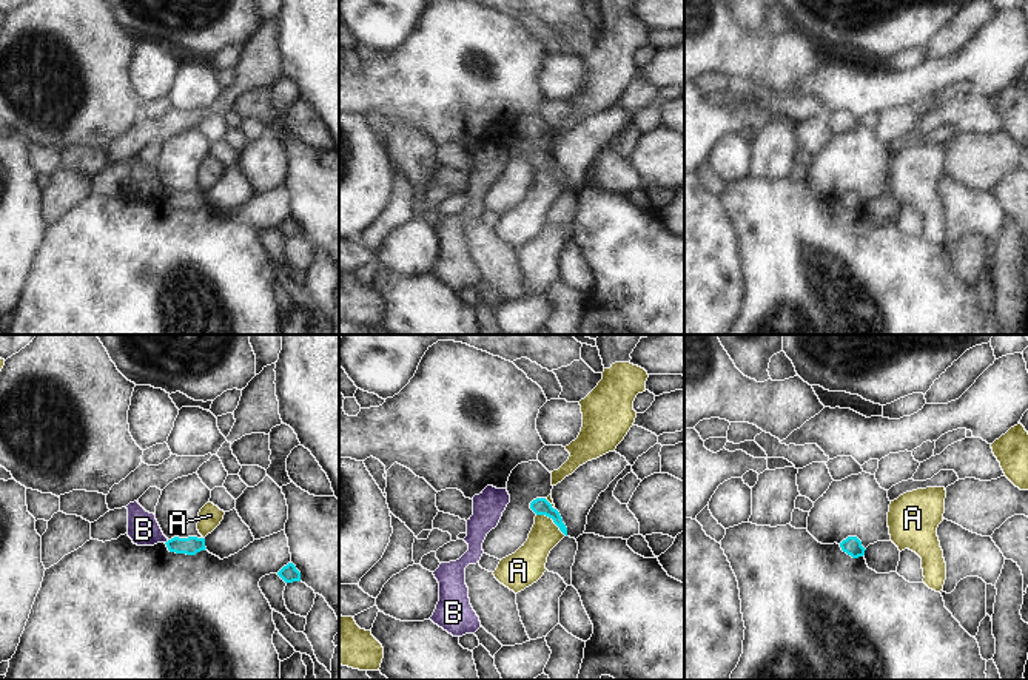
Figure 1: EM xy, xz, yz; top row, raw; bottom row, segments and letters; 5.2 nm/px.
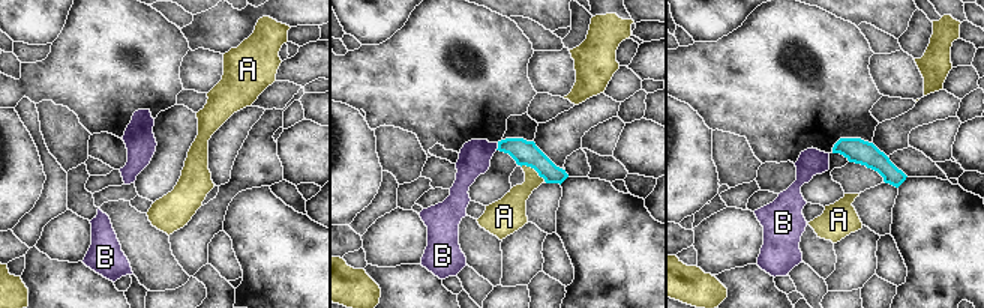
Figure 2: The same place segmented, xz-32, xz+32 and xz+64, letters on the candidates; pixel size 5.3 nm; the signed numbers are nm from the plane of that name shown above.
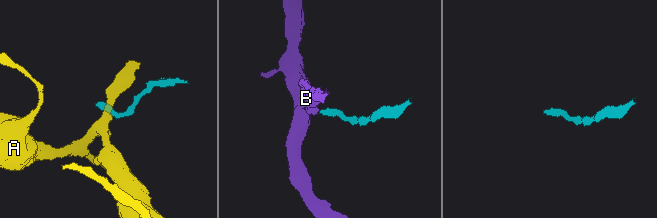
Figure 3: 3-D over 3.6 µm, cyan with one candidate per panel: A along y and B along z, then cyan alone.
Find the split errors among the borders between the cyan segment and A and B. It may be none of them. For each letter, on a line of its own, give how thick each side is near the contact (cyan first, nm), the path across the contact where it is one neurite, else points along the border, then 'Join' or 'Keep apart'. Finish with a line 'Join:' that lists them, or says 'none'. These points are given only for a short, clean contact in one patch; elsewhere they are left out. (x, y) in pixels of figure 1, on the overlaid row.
A: Thickness 90 nm (cyan) against 170 nm. Boundary: xz (537, 514), (547, 515), (566, 535). Keep apart
B: Thickness 90 nm (cyan) against 160 nm. Boundary: xy (168, 540), (165, 543). Keep apart
Join: none.

